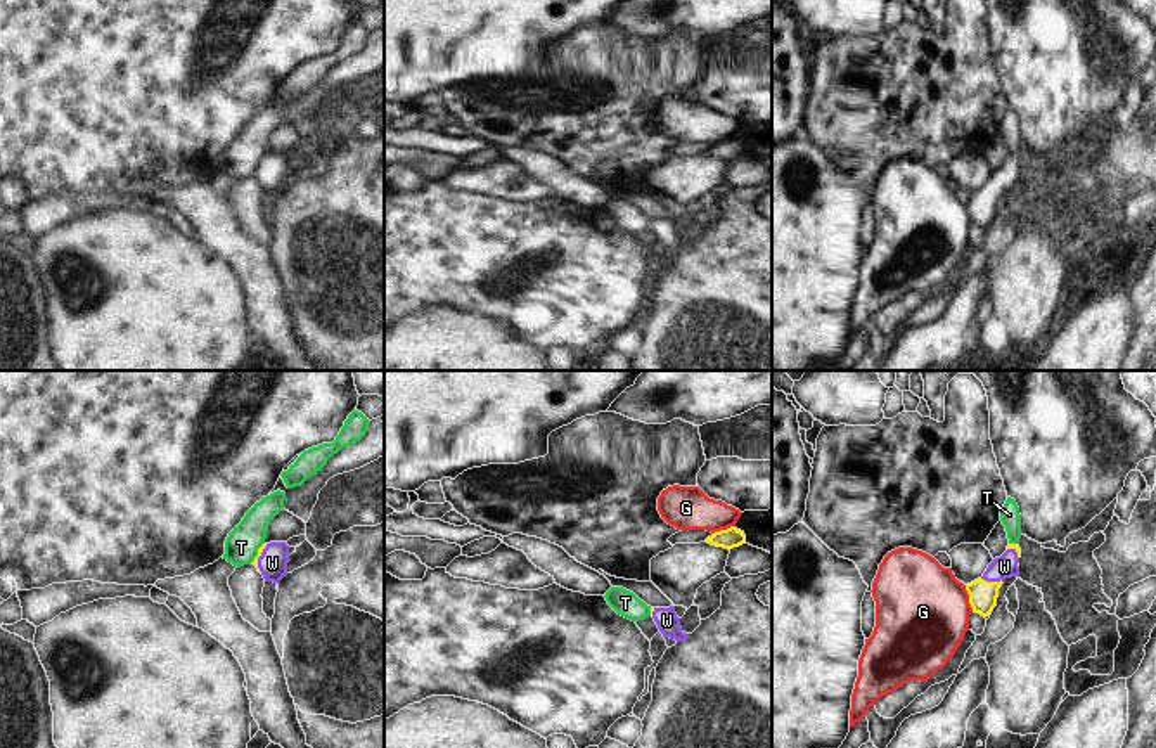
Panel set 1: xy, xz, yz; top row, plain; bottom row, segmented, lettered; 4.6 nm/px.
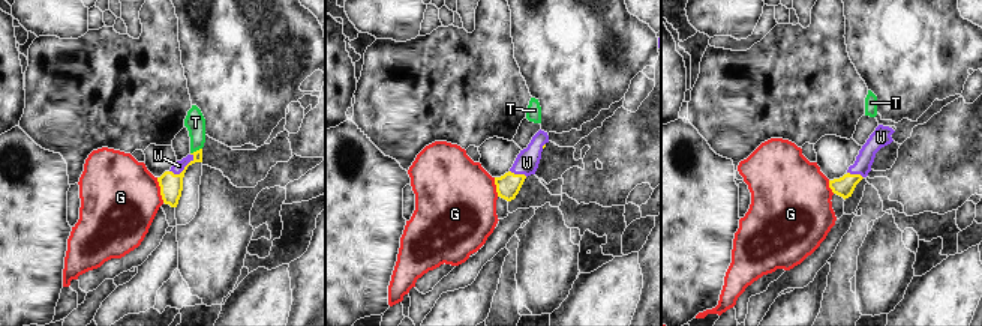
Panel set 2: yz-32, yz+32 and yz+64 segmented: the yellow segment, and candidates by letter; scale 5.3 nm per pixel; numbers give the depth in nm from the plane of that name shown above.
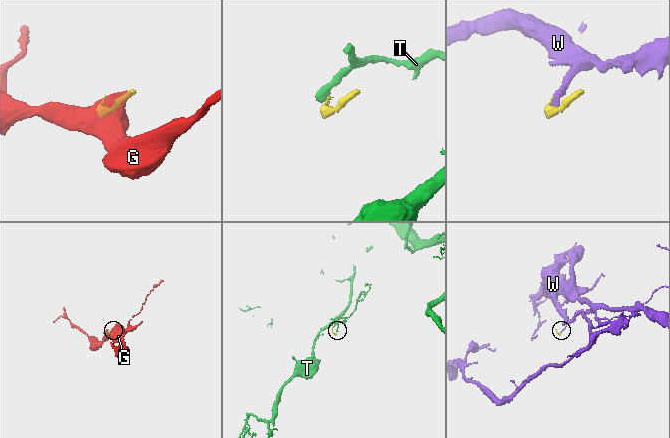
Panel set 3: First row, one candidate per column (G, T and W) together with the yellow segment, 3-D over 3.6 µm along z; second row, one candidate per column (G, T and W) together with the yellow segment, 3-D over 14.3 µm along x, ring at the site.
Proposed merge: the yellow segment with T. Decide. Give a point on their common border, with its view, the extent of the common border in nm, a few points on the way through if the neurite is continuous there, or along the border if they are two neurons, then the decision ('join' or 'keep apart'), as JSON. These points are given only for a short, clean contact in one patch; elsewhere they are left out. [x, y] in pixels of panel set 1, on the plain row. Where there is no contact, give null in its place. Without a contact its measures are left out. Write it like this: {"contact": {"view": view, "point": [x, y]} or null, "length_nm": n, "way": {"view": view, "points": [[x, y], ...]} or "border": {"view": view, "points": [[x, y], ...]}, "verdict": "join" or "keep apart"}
{"contact": {"view": "xy", "point": [258, 165]}, "length_nm": 120, "border": {"view": "xy", "points": [[263, 154], [250, 175]]}, "verdict": "keep apart"}

